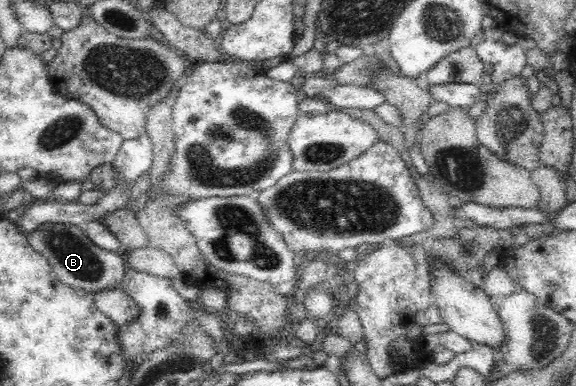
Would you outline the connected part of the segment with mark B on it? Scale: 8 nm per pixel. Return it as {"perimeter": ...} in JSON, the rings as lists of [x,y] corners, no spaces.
{"perimeter":[[[43,224],[26,235],[31,248],[49,261],[54,276],[64,284],[91,293],[121,288],[126,274],[125,260],[117,252],[109,252],[95,245],[84,227],[71,224]]]}

